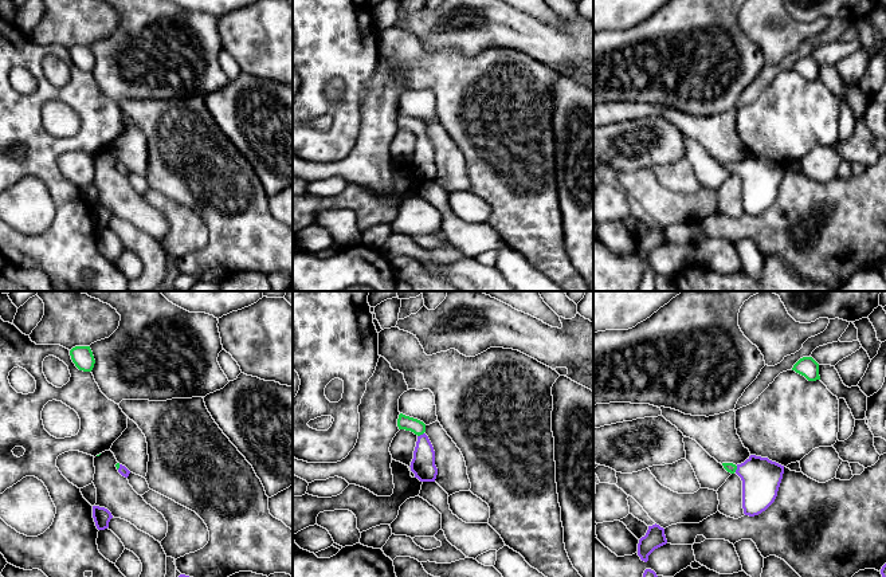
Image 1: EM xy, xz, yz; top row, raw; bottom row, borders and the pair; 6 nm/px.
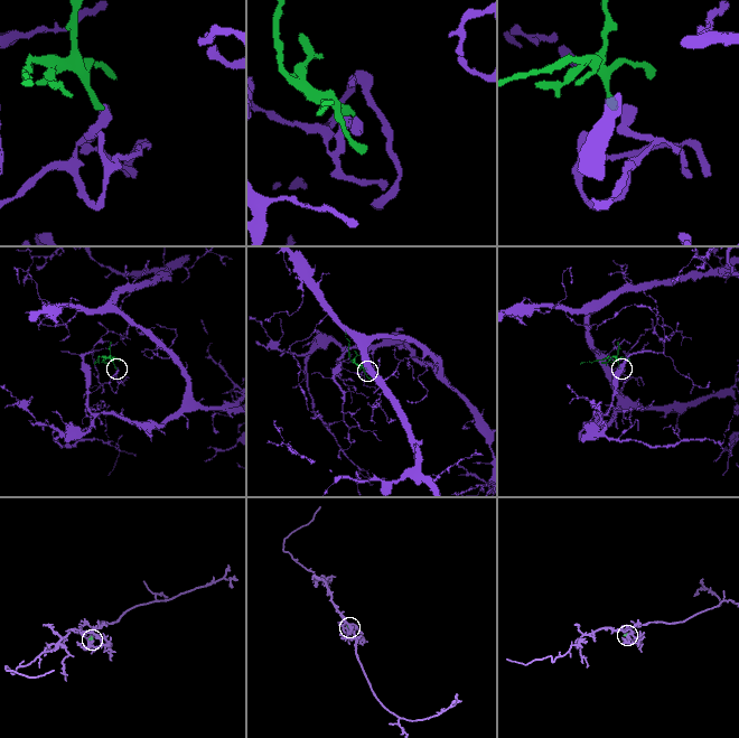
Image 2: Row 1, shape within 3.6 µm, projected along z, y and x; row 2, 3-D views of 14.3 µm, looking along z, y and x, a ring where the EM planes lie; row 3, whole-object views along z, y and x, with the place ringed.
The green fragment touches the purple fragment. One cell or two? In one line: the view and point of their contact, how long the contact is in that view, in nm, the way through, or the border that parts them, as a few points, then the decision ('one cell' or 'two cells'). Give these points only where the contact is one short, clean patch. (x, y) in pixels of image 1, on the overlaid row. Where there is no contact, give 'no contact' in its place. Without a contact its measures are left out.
contact xz (420, 434); length 50 nm; way xz (407, 423), (420, 434), (423, 440), (423, 466); one cell

